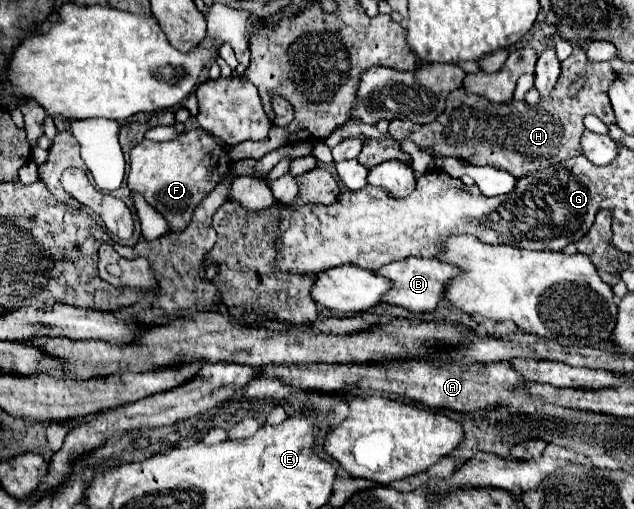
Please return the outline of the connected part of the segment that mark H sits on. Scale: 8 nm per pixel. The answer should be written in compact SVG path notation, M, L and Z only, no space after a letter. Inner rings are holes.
M574 46L574 52L562 60L562 72L550 100L540 98L538 104L528 104L512 98L512 102L498 104L458 88L450 92L446 110L434 122L414 124L410 120L392 120L388 132L394 140L412 140L420 150L428 148L438 156L452 156L474 166L494 166L520 178L572 156L580 156L580 134L584 132L586 114L596 114L604 124L614 124L614 110L608 100L608 88L614 80L616 72L610 62L590 62L584 48ZM578 76L582 76L586 84L570 98L568 86Z

